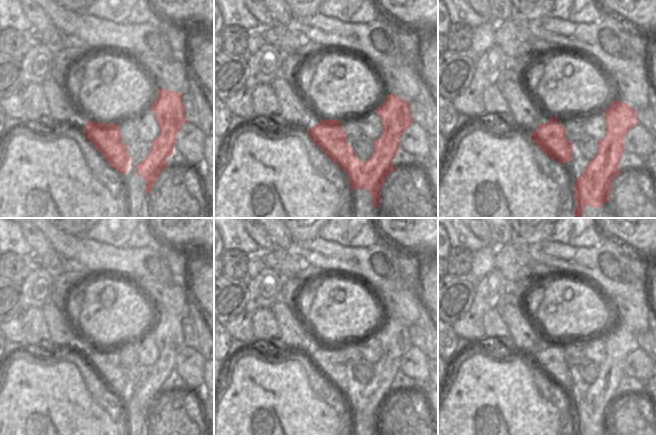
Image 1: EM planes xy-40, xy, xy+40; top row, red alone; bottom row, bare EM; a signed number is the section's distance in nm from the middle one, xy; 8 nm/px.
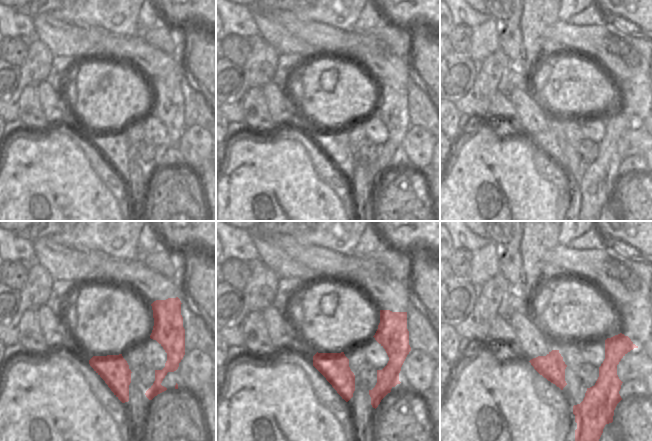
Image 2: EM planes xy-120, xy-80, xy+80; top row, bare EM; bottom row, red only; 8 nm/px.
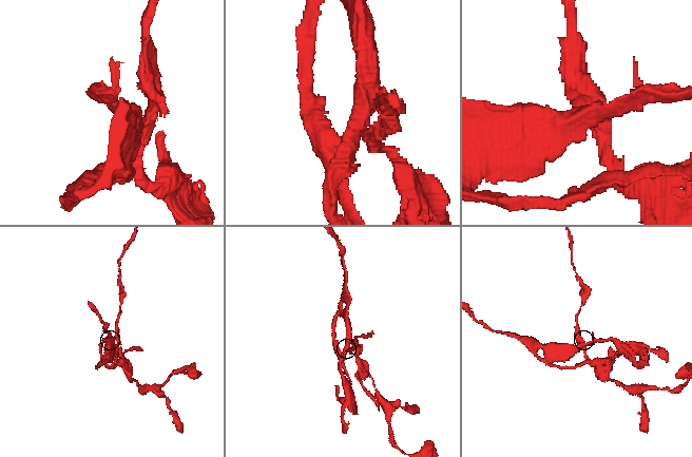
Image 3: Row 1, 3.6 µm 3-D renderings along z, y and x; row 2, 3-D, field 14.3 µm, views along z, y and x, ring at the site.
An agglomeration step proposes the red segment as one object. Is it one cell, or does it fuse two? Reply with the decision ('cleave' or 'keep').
cleave

